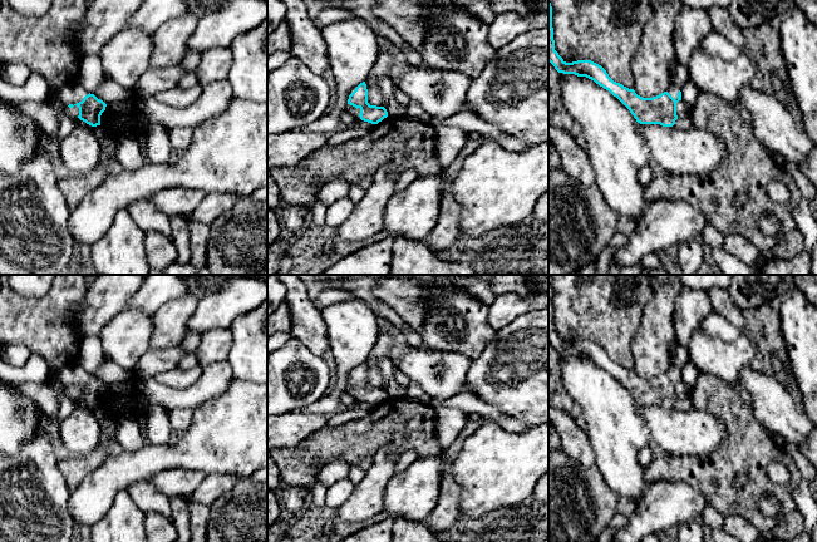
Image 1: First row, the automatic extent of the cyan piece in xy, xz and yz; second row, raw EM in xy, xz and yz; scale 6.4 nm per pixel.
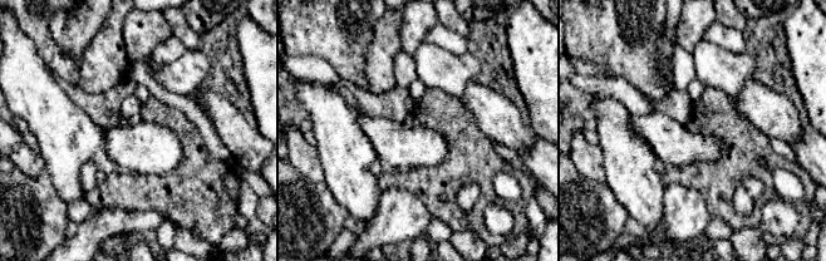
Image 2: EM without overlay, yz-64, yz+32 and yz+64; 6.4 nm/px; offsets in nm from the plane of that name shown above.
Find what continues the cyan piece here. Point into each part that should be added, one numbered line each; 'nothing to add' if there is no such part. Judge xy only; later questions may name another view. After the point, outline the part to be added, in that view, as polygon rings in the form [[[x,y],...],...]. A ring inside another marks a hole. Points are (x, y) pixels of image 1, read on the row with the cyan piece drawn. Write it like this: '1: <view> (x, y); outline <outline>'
1: xy (73, 93); outline [[[73,82],[59,90],[50,93],[50,100],[59,102],[64,105],[74,105],[82,102],[83,98],[88,94],[89,92],[87,92],[80,84]]]

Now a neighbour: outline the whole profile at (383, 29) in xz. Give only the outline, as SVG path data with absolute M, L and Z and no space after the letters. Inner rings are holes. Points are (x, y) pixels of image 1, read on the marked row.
M387 23L379 24L375 29L373 29L376 35L383 35L388 40L390 40L394 45L397 45L400 50L404 49L405 41L400 38L400 35Z

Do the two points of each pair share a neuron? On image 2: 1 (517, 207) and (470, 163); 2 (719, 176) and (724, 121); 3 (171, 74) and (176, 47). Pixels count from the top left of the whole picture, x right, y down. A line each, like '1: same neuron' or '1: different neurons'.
1: same neuron
2: same neuron
3: different neurons

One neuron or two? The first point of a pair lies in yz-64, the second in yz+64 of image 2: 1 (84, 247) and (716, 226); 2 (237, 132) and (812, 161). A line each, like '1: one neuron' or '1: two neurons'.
1: two neurons
2: two neurons

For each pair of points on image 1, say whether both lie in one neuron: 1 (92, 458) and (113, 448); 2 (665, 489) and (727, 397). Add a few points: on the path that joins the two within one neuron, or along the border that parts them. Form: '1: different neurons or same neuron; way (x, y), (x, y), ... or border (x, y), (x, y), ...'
1: different neurons; border (99, 446), (108, 454)
2: different neurons; border (649, 483), (682, 481), (699, 492)

